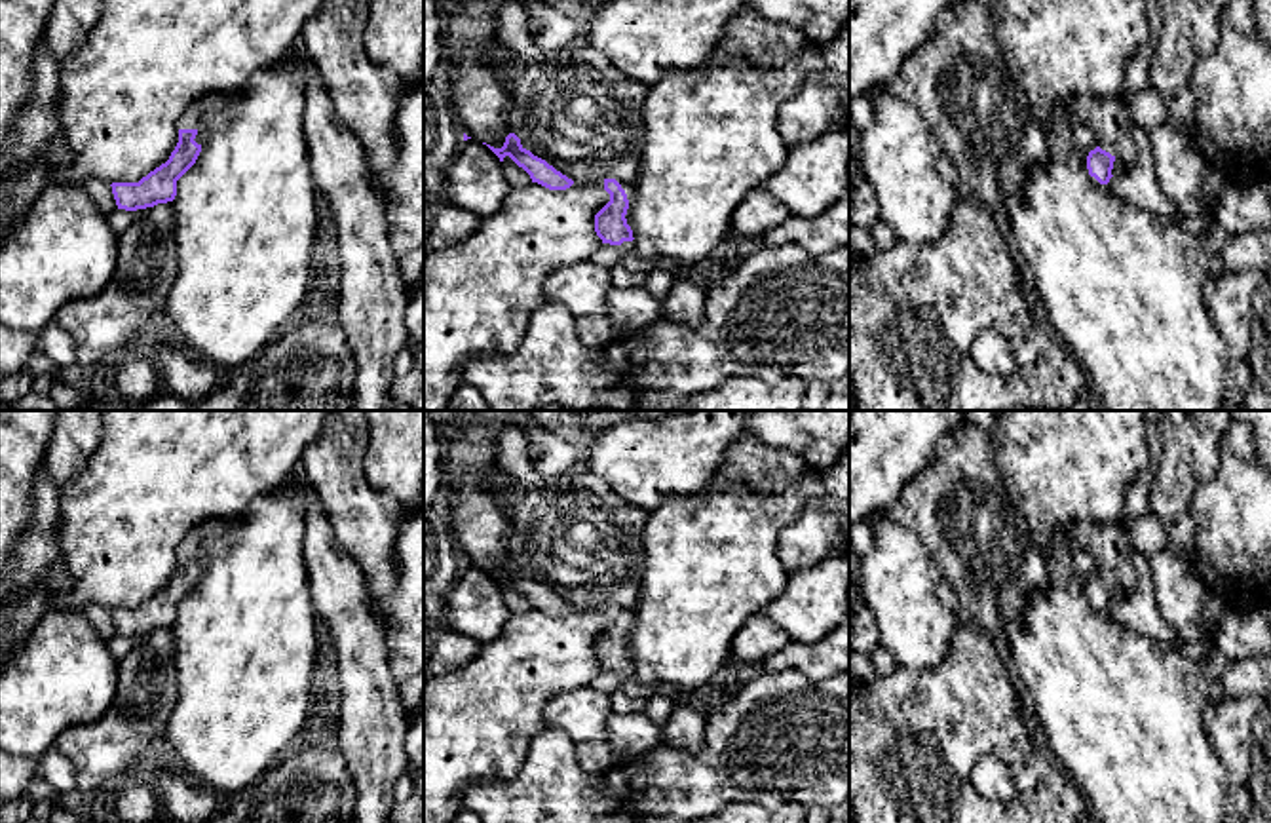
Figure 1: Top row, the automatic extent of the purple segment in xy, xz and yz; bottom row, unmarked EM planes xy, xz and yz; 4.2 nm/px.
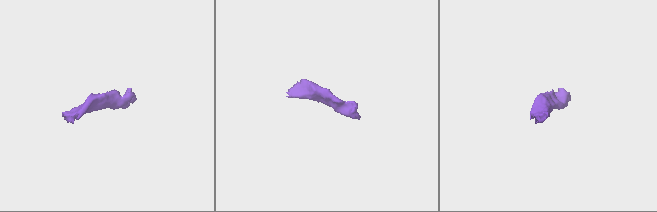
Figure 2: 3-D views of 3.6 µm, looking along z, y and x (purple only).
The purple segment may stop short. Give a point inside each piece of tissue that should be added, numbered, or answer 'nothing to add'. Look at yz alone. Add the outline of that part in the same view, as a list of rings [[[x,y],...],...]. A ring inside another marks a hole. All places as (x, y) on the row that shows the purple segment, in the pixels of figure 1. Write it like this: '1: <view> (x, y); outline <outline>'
1: yz (1106, 118); outline [[[1075,97],[1070,110],[1098,139],[1098,146],[1123,163],[1132,160],[1132,124],[1121,99]]]

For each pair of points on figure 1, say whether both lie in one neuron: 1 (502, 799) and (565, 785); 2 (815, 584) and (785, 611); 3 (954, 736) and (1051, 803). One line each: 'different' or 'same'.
1: same
2: same
3: same

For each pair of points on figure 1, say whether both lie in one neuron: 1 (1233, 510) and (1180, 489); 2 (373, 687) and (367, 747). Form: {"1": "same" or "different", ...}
{"1": "different", "2": "same"}

